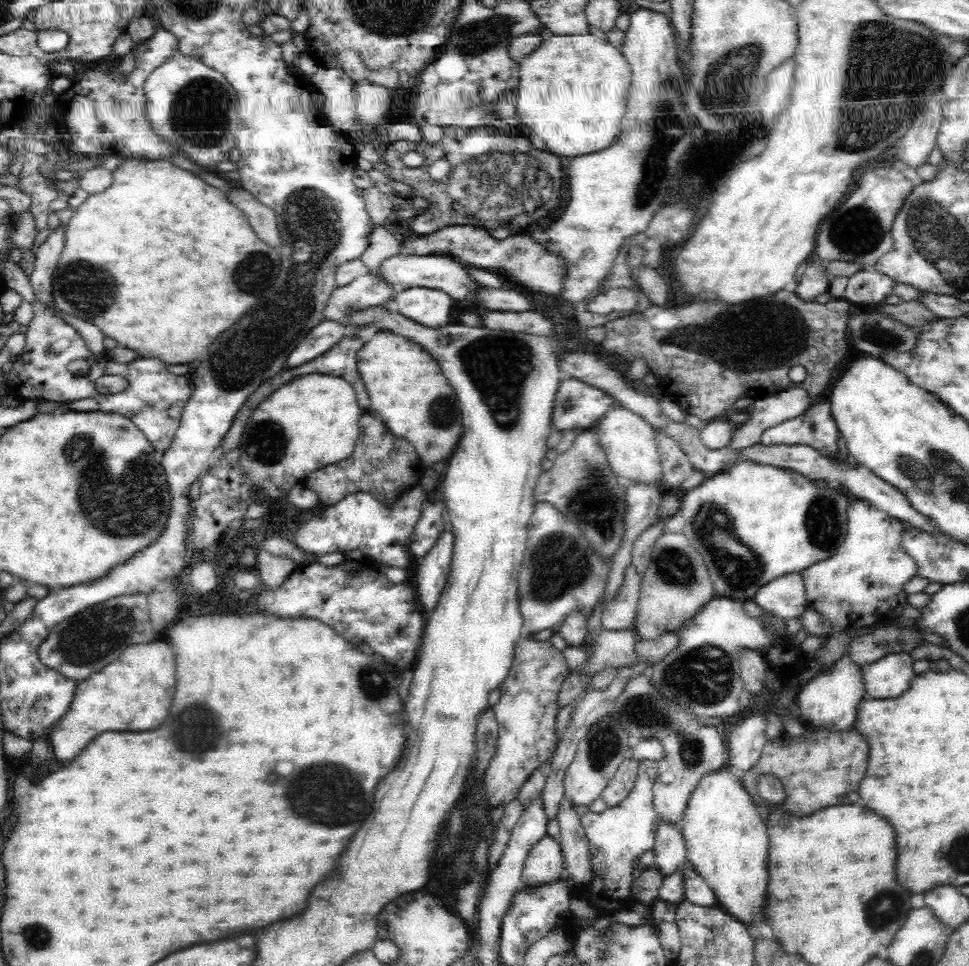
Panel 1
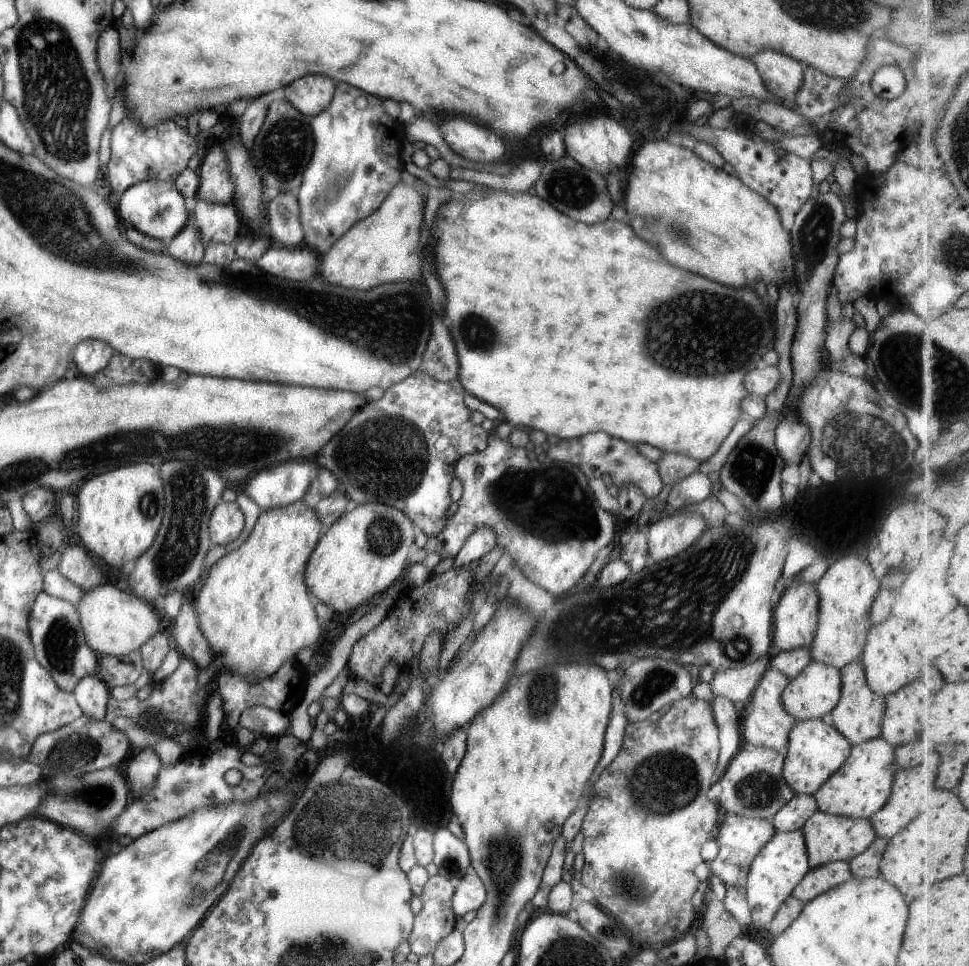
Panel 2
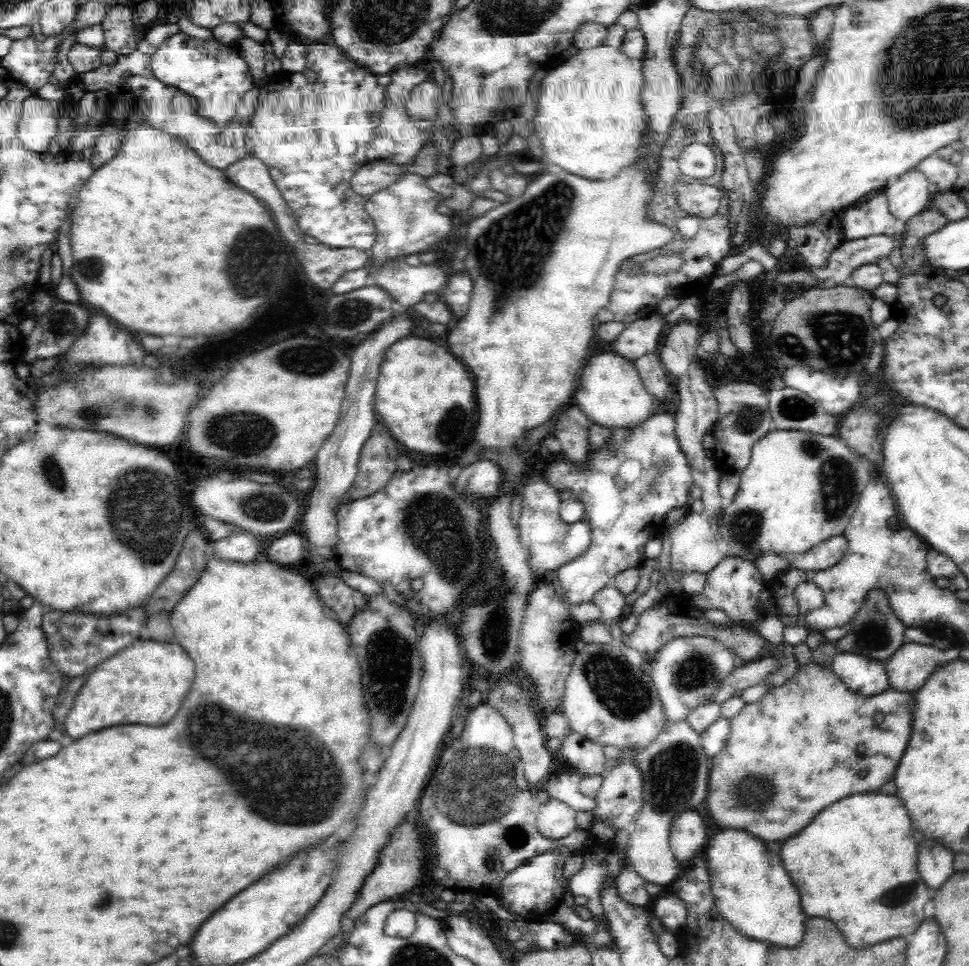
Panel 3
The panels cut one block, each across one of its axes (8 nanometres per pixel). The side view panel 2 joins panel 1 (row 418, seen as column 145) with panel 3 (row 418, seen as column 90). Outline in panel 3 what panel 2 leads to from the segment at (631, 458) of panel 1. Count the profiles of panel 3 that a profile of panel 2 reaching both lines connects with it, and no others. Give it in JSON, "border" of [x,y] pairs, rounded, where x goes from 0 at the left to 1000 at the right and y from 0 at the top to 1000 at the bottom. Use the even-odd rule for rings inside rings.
{"border":[[[627,360],[623,365],[605,372],[599,385],[591,417],[612,438],[625,443],[652,443],[663,440],[675,427],[675,412],[664,399],[655,377]]]}

